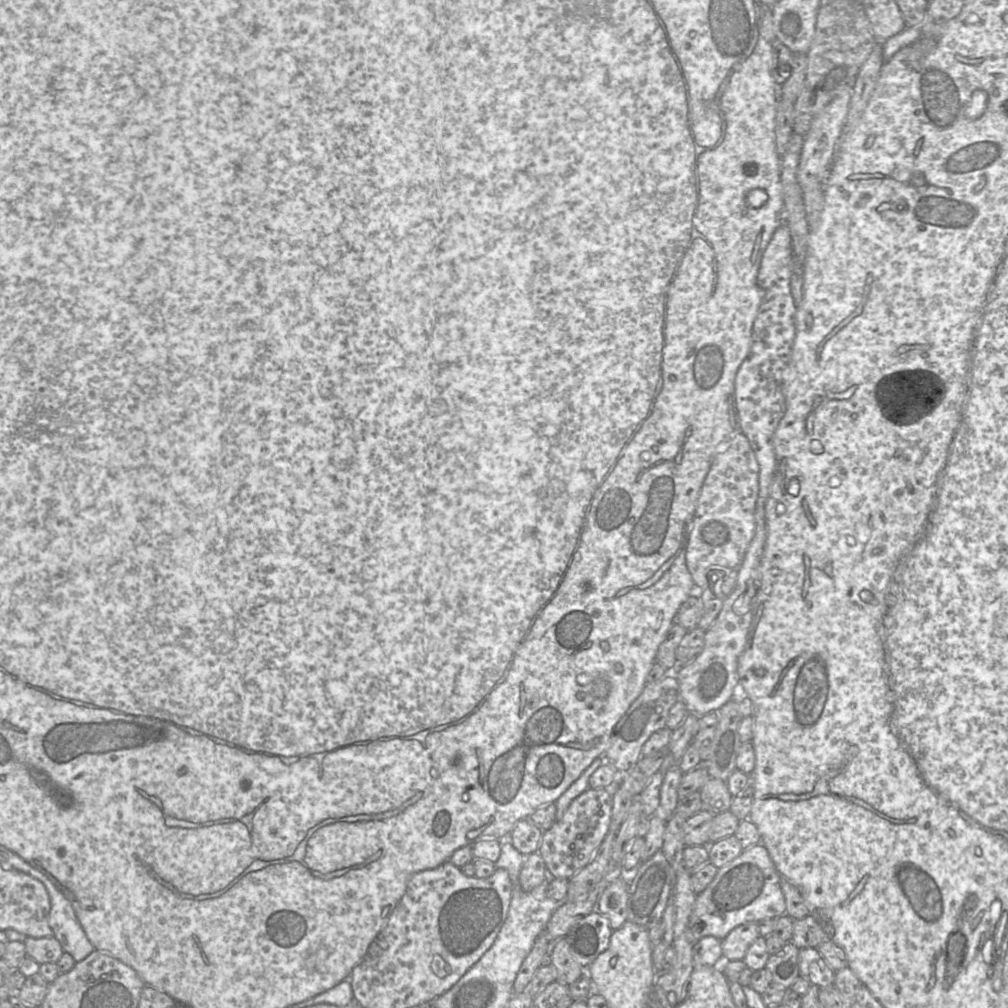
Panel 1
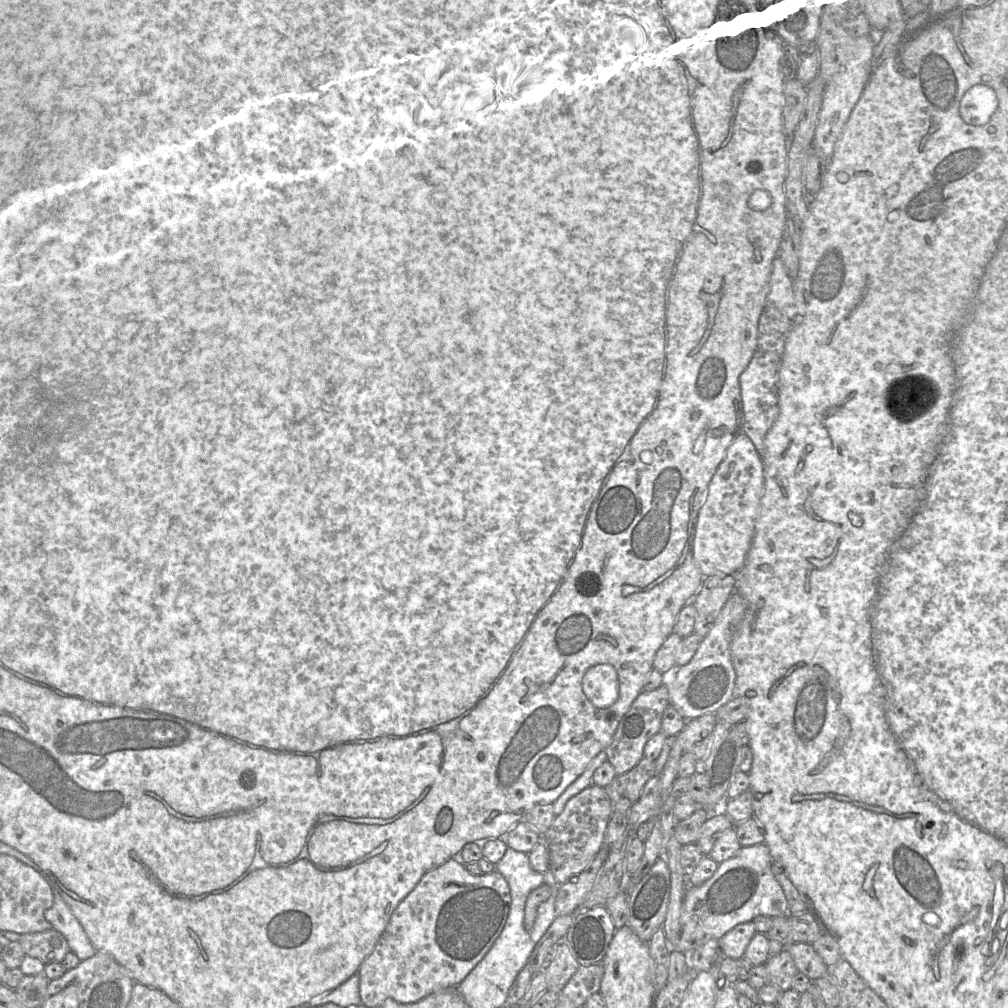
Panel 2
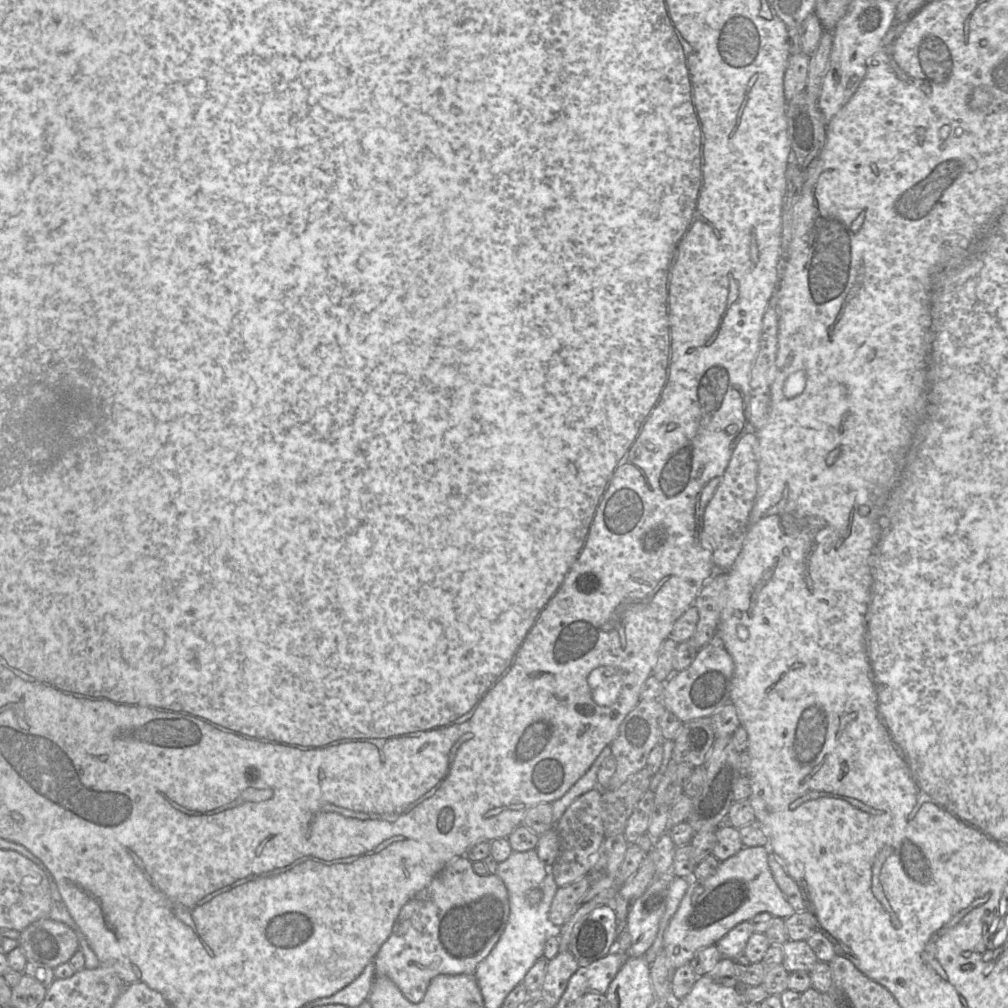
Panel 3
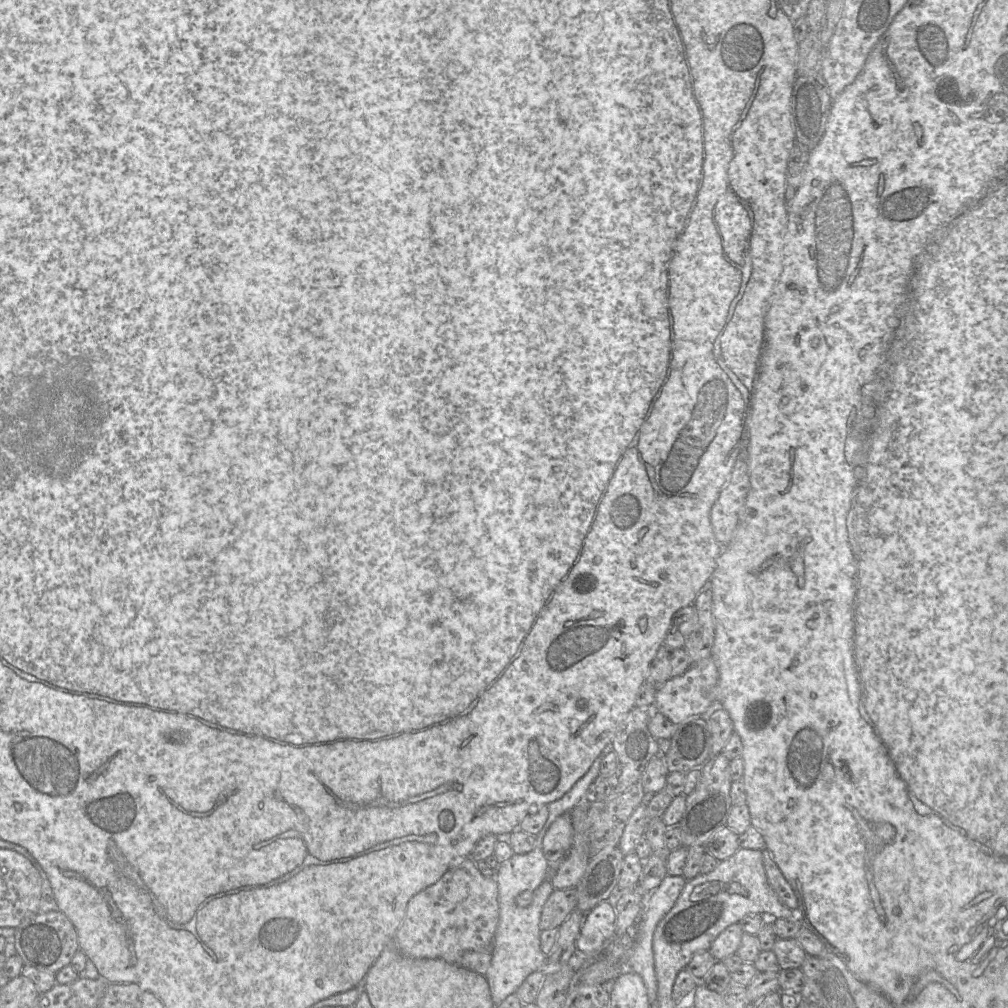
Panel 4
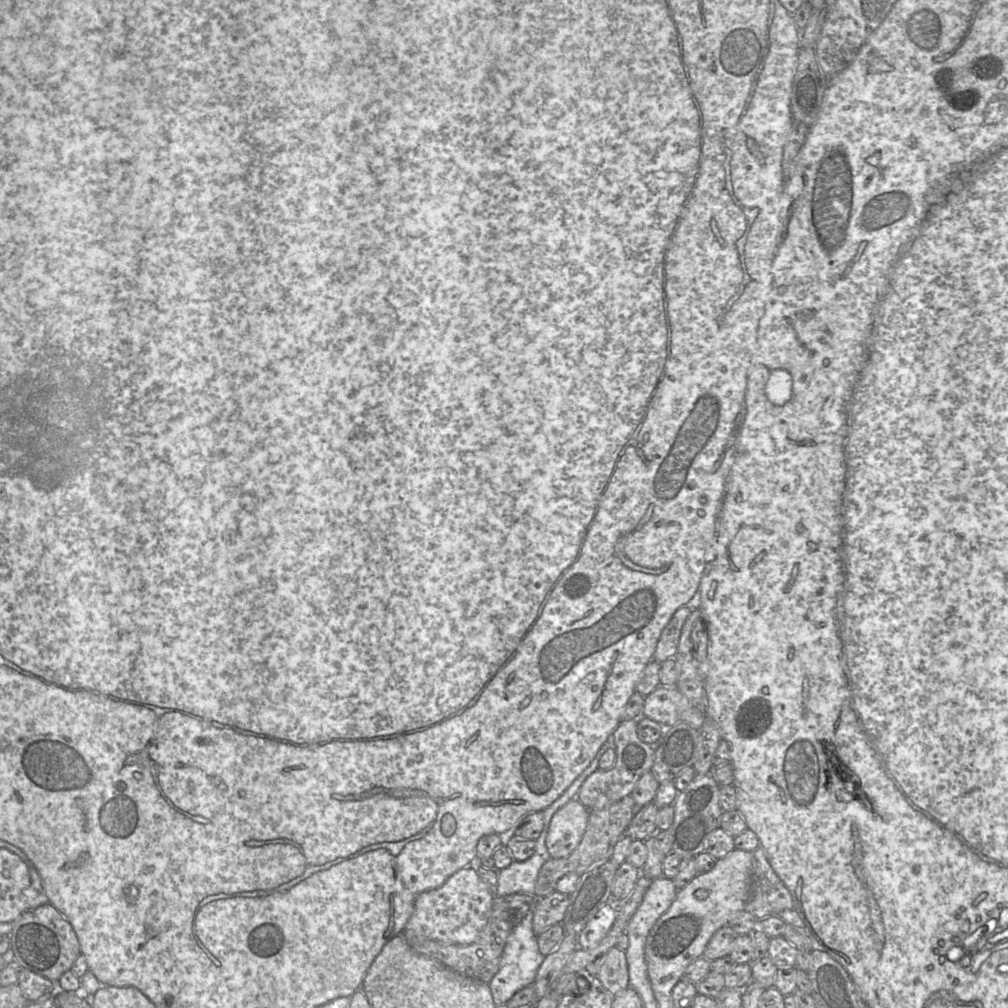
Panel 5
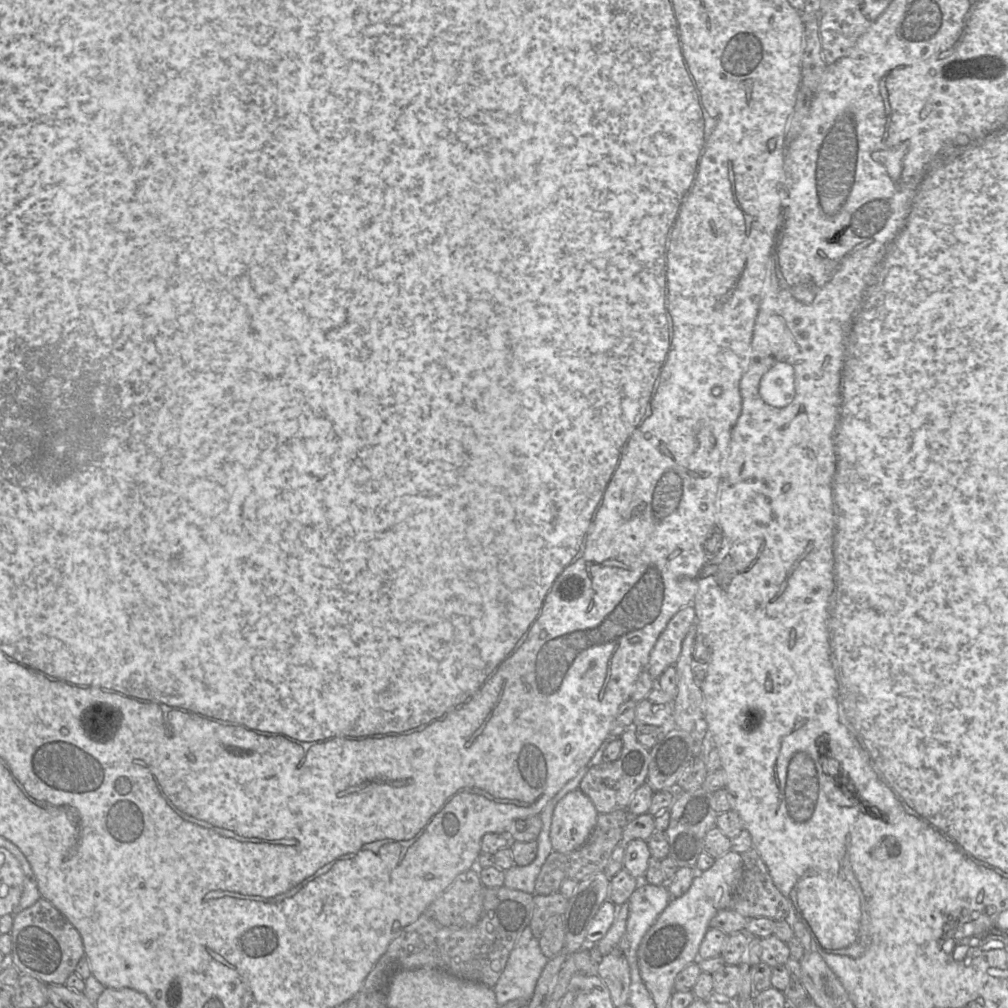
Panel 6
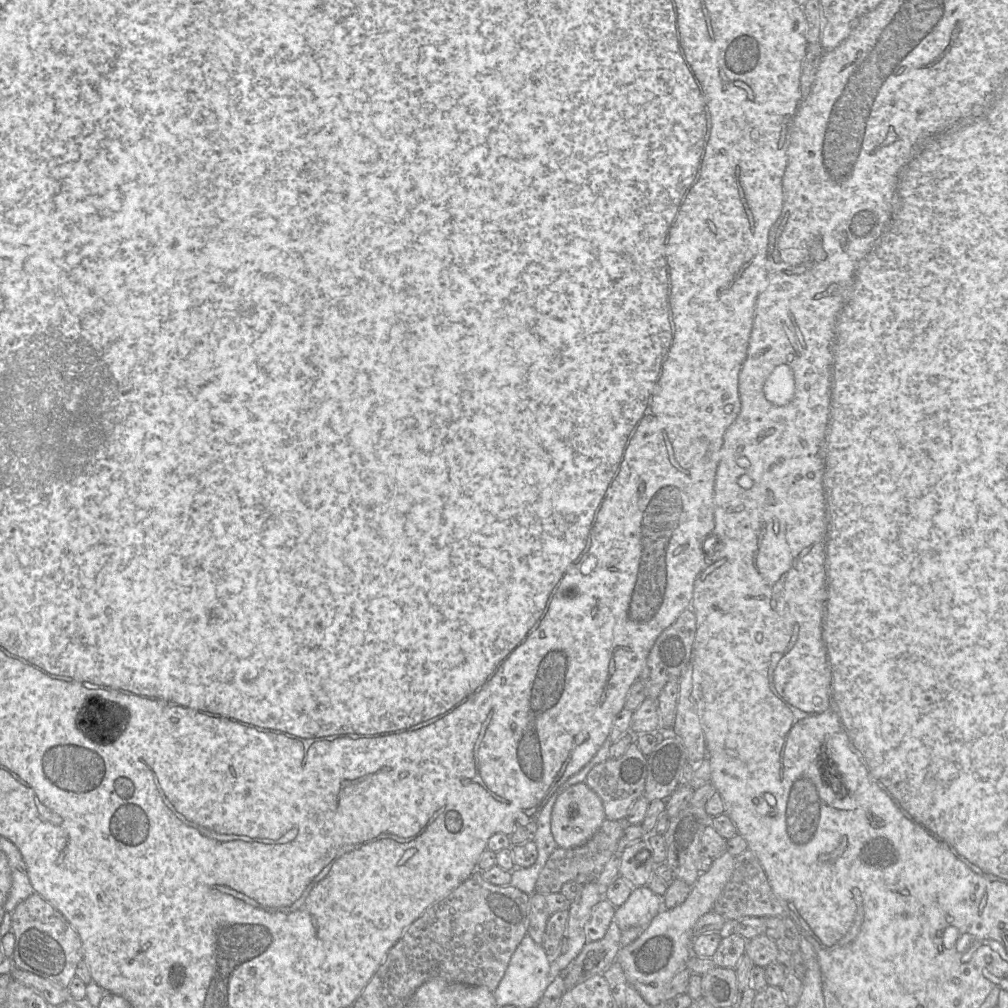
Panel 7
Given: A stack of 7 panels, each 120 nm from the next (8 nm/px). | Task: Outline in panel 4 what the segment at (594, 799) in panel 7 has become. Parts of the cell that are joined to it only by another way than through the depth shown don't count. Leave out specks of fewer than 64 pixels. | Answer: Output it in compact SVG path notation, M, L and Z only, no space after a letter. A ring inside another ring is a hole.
M570 814L557 817L546 832L542 844L543 854L550 865L550 874L568 854L573 842Z

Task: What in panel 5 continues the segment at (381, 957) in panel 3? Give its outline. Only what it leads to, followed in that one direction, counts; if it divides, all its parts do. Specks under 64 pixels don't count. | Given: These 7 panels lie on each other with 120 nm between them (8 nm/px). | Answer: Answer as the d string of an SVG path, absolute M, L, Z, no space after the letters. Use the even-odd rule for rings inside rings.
M465 867L458 870L439 888L423 892L417 896L414 911L403 931L407 943L411 947L429 940L455 945L474 943L489 921L494 897L494 887L485 883L474 868Z

